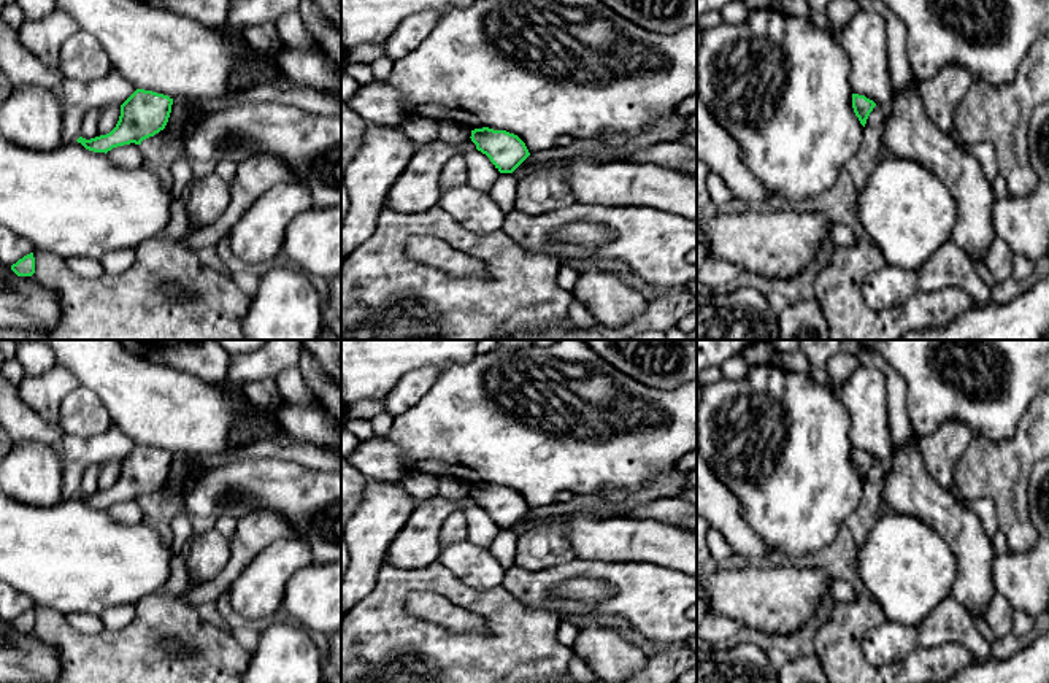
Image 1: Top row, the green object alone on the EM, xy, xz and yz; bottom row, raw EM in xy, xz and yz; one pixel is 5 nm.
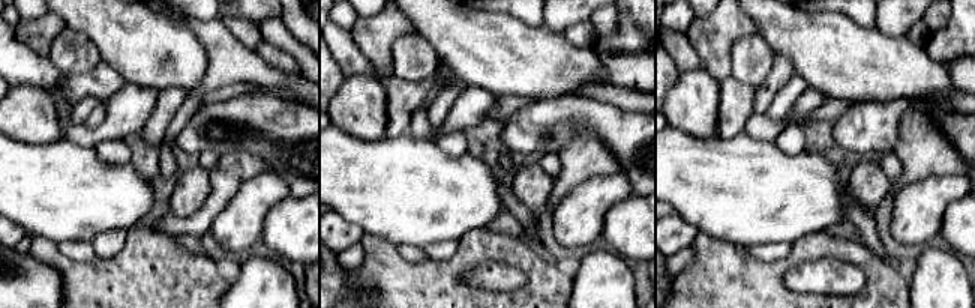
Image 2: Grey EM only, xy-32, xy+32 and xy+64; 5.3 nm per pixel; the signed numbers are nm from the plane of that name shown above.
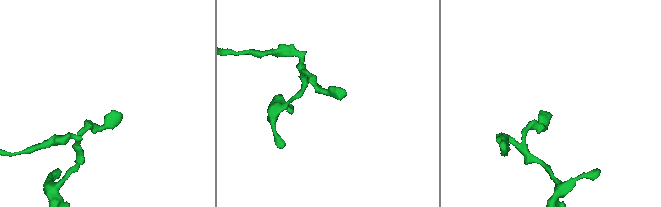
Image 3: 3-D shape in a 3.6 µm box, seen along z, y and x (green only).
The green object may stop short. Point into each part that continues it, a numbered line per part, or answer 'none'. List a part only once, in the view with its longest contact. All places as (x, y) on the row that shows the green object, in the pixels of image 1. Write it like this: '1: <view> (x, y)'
none

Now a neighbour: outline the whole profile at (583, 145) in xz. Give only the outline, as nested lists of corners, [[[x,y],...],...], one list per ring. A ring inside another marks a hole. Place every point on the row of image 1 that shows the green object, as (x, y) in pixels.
[[[579,138],[571,146],[567,146],[567,148],[554,146],[551,149],[544,149],[544,151],[530,154],[527,157],[527,160],[532,160],[532,162],[559,162],[559,160],[567,160],[570,157],[576,157],[582,152],[597,152],[603,148],[605,148],[605,145],[600,140]]]

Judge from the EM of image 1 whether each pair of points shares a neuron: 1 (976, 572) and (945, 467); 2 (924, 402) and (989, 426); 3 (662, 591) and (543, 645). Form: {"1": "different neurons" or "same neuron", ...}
{"1": "different neurons", "2": "same neuron", "3": "different neurons"}

